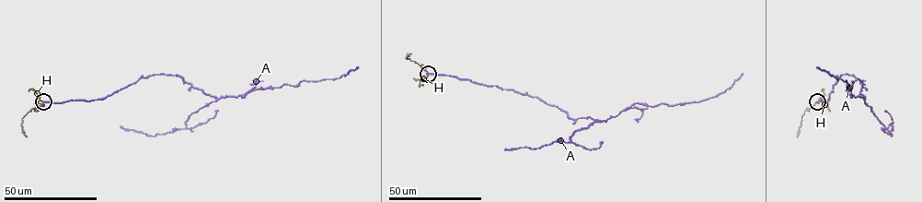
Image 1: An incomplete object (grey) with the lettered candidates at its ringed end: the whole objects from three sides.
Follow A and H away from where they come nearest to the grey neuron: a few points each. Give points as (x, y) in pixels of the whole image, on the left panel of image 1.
A: (43, 101), (105, 98), (154, 75), (179, 76), (219, 100), (303, 80), (334, 79), (358, 67)
H: (43, 101), (32, 89), (28, 90)

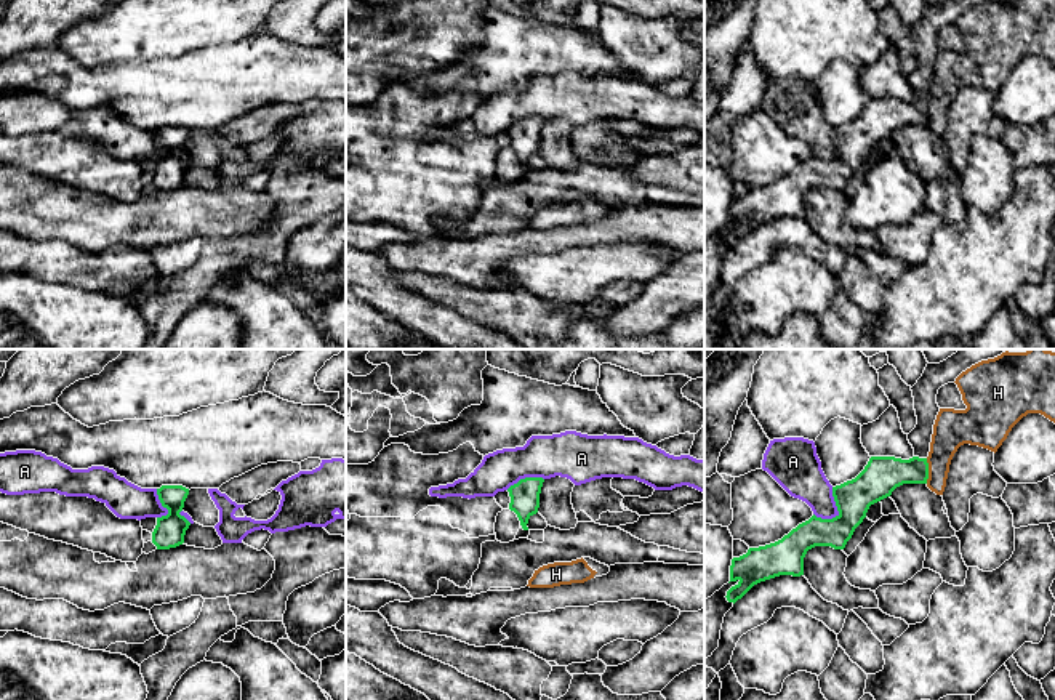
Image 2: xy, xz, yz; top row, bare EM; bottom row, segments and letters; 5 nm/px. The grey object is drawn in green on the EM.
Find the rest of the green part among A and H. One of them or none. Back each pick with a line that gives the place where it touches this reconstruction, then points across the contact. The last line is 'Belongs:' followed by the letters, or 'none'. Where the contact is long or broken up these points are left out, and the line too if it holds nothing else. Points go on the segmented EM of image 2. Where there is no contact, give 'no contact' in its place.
Belongs: none

